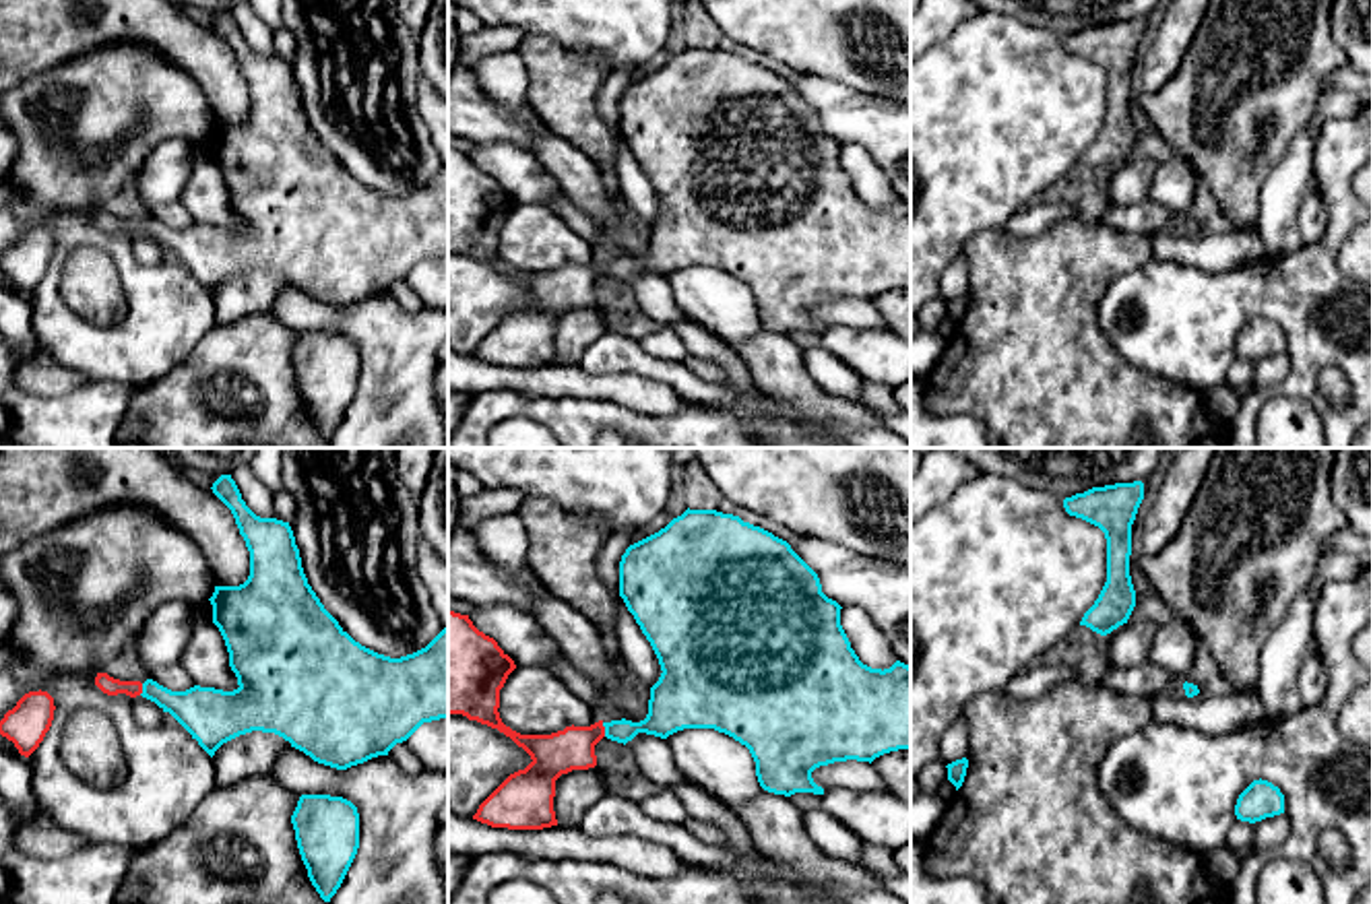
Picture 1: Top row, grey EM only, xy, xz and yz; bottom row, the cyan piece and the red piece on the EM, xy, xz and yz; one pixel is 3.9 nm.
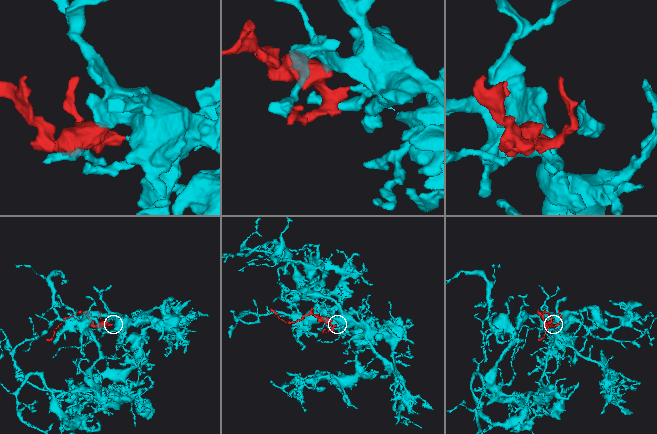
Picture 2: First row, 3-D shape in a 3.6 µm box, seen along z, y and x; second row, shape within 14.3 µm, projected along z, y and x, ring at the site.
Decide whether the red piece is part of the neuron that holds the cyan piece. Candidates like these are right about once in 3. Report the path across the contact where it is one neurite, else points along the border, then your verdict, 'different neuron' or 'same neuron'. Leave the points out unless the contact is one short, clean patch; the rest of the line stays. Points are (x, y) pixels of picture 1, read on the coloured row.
way xz (667, 713), (651, 725), (606, 729), (556, 754); same neuron

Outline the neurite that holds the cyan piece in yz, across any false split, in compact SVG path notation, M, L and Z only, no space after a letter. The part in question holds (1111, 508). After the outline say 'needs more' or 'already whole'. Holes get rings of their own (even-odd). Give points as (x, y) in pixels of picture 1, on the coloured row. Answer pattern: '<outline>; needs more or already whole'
M1115 483L1092 487L1063 499L1070 516L1082 518L1105 532L1107 582L1084 613L1080 625L1107 636L1127 623L1136 607L1136 590L1129 576L1131 524L1144 499L1144 483Z; already whole

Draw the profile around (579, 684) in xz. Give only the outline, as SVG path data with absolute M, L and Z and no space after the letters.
M562 654L553 658L551 671L597 712L605 706L605 700L593 681L580 675Z

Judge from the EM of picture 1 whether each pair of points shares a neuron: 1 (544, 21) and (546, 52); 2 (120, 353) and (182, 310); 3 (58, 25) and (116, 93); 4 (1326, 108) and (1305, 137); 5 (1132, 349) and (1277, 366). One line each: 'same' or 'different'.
1: different
2: same
3: different
4: same
5: different

